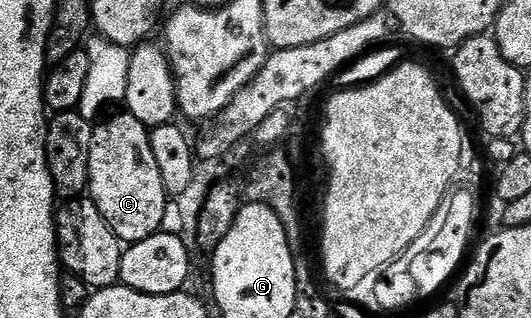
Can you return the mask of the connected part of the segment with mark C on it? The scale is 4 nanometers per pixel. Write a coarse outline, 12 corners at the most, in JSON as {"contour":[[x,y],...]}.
{"contour":[[93,127],[87,195],[125,245],[161,231],[150,128]]}

